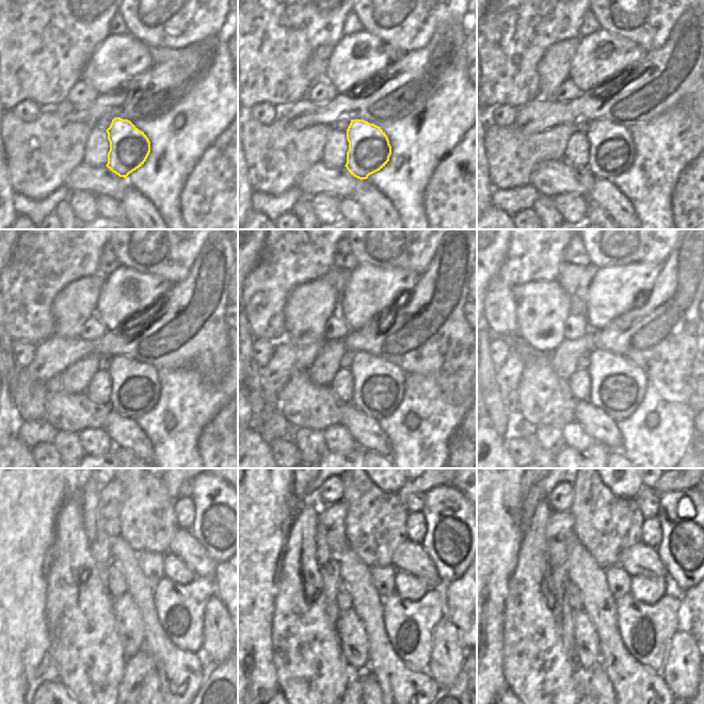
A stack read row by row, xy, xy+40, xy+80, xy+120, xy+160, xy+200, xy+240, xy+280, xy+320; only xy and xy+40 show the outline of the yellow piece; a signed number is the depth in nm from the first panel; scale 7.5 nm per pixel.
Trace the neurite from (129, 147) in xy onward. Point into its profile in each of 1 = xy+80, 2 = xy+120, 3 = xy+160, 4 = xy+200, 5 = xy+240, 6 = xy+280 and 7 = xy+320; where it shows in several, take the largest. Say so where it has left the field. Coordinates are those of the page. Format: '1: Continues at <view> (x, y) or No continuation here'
1: Continues at xy+80 (611, 153)
2: Continues at xy+120 (136, 390)
3: Continues at xy+160 (376, 393)
4: Continues at xy+200 (612, 390)
5: Continues at xy+240 (140, 629)
6: Continues at xy+280 (379, 633)
7: Continues at xy+320 (614, 625)

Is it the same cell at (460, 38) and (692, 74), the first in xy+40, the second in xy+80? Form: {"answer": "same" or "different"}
{"answer": "same"}

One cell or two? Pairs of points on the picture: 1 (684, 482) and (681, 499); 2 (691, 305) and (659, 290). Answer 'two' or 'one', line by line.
1: two
2: one

